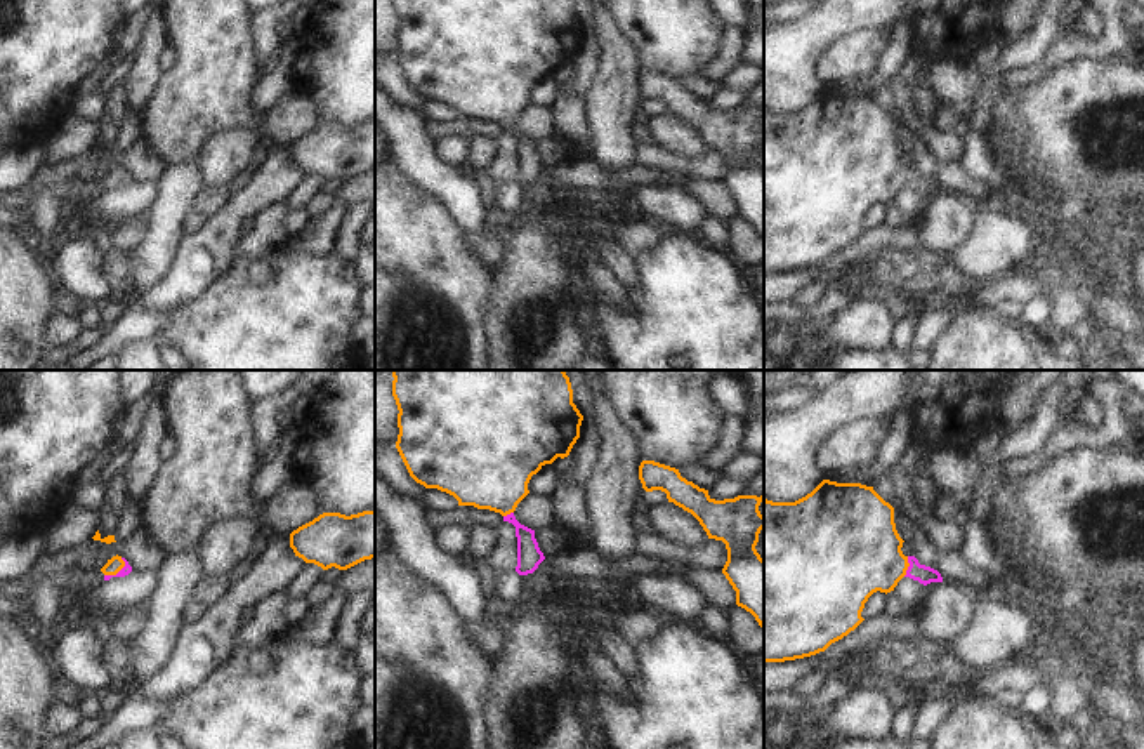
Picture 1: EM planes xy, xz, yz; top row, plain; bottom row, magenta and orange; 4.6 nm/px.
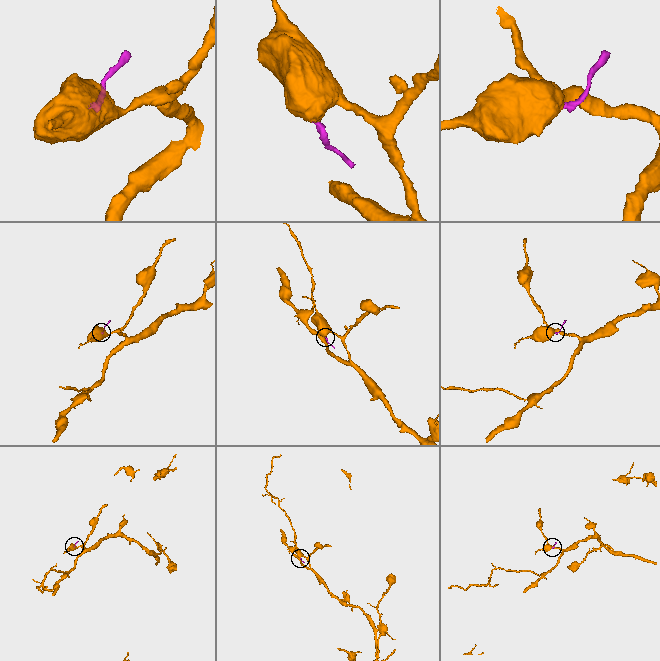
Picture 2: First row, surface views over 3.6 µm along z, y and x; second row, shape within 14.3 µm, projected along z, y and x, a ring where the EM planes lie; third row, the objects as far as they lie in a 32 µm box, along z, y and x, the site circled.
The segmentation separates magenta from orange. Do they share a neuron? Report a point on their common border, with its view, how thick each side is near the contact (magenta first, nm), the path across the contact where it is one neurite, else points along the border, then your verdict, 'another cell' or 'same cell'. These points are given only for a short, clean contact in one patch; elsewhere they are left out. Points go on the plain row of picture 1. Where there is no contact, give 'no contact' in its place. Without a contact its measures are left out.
xy (117, 185) | 50/70 nm | across xy (127, 179), (117, 185), (113, 176) | same cell

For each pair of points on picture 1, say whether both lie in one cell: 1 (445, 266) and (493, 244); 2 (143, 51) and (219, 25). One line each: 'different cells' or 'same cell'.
1: different cells
2: different cells

